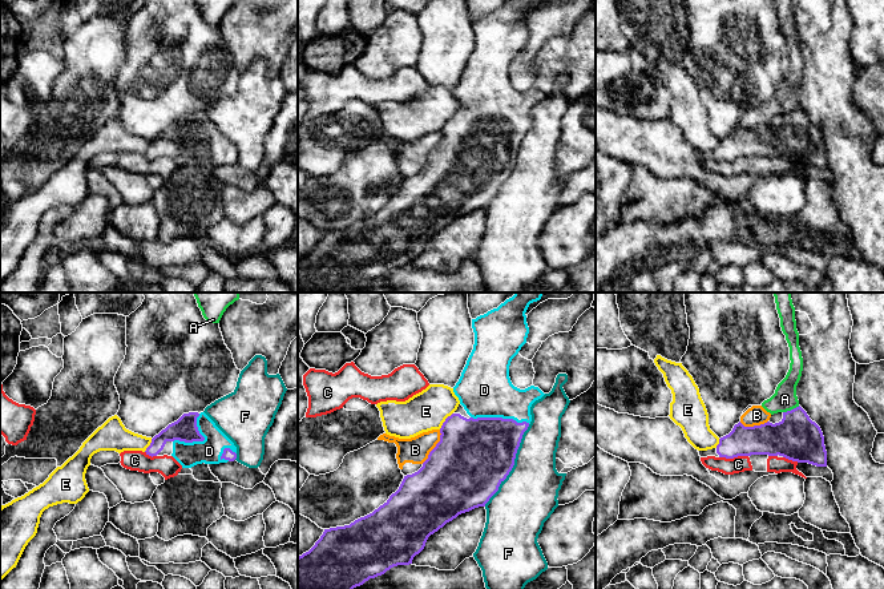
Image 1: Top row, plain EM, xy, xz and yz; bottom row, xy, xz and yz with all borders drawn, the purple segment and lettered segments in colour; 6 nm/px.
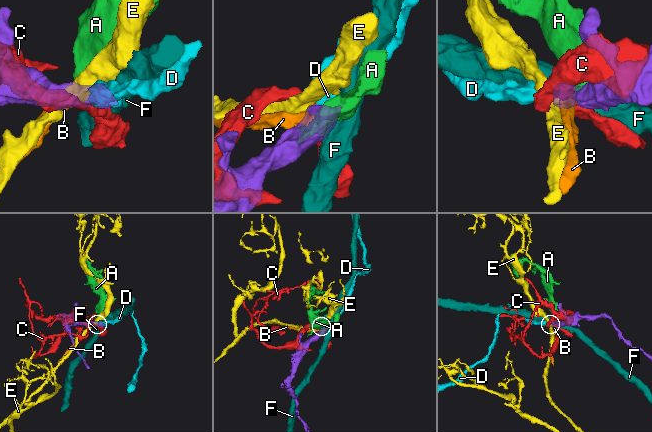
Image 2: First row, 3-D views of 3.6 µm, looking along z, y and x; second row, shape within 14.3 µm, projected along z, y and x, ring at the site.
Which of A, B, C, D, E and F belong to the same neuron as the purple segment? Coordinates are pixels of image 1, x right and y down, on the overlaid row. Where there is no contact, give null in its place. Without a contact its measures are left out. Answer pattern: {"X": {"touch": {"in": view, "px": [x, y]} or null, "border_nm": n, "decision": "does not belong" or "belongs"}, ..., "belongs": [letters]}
{"A": {"touch": {"in": "yz", "px": [791, 410]}, "border_nm": 110, "decision": "does not belong"}, "B": {"touch": {"in": "xz", "px": [435, 447]}, "border_nm": 240, "decision": "does not belong"}, "C": {"touch": {"in": "yz", "px": [733, 458]}, "border_nm": 180, "decision": "does not belong"}, "D": {"touch": {"in": "xz", "px": [500, 418]}, "border_nm": 360, "decision": "belongs"}, "E": {"touch": {"in": "xz", "px": [445, 420]}, "border_nm": 130, "decision": "does not belong"}, "F": {"touch": {"in": "xz", "px": [513, 464]}, "border_nm": 550, "decision": "does not belong"}, "belongs": ["D"]}

